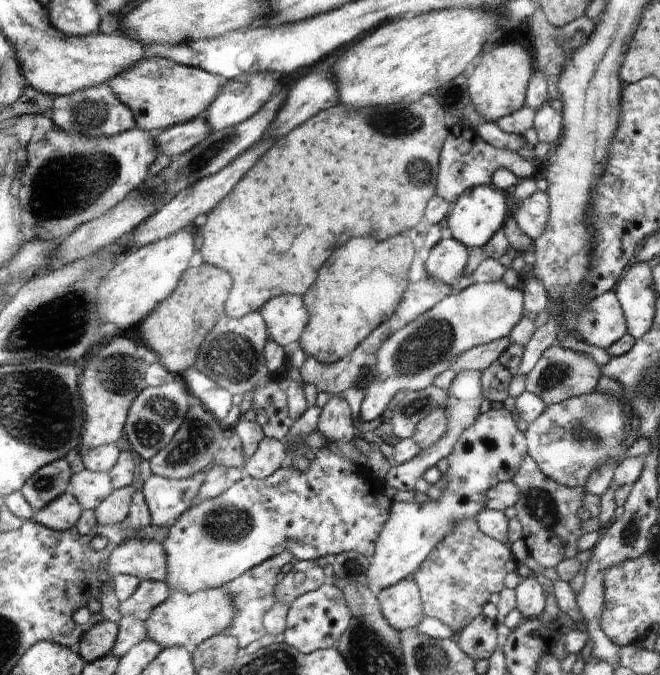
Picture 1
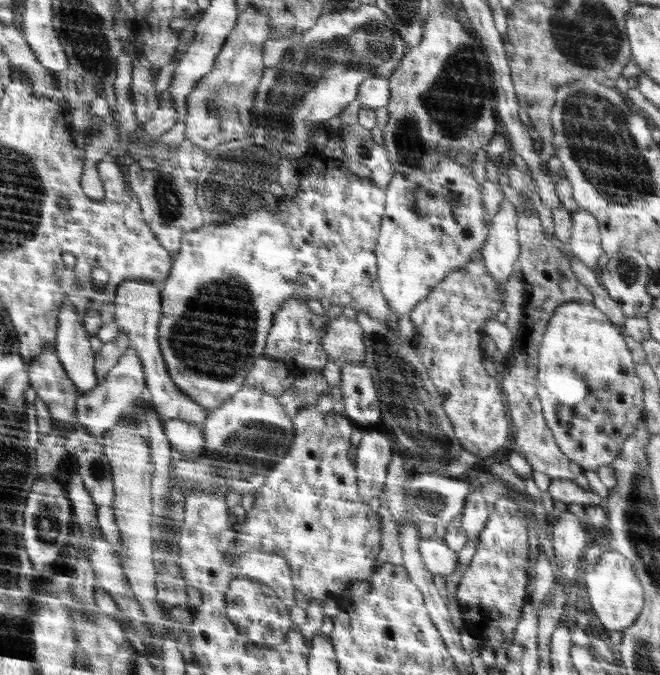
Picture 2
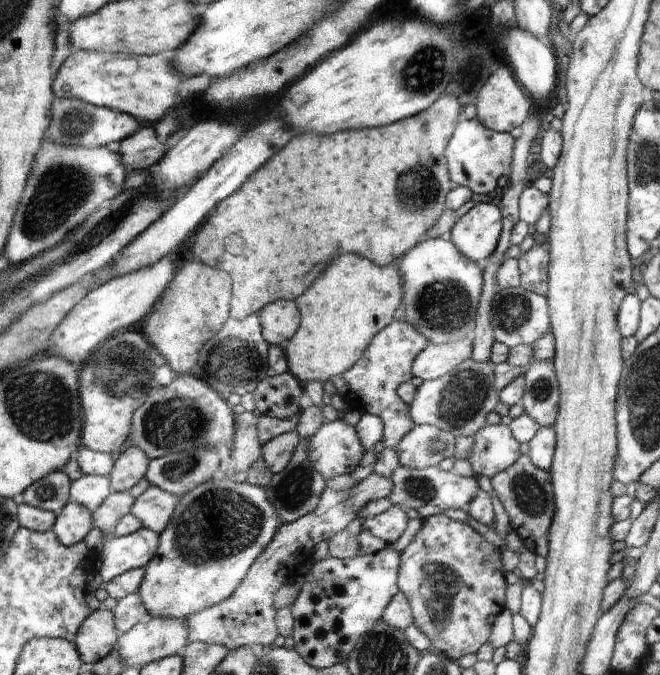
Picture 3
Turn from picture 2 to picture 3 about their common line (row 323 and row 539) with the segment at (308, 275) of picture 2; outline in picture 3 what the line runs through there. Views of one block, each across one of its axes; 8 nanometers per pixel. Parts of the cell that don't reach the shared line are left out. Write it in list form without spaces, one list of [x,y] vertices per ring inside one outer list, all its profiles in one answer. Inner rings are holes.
[[[228,478],[210,480],[187,495],[182,495],[169,527],[159,534],[156,556],[144,568],[145,576],[138,593],[146,611],[151,617],[189,618],[226,601],[281,526],[281,518],[274,511],[265,488],[250,485],[246,481],[238,484]],[[397,505],[374,518],[364,520],[363,530],[386,544],[395,544],[407,527],[409,519]]]

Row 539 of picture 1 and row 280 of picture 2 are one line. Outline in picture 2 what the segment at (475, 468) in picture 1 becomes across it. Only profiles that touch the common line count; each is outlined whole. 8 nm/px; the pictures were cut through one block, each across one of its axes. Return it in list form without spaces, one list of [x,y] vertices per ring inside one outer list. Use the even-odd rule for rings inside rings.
[[[448,158],[438,162],[434,174],[394,172],[386,190],[386,202],[390,202],[390,210],[386,210],[382,218],[375,256],[380,291],[386,297],[388,307],[396,311],[399,318],[424,301],[434,286],[444,281],[448,274],[464,269],[473,260],[475,253],[483,250],[490,234],[487,210],[483,205],[484,185],[474,179],[471,167],[448,162]]]

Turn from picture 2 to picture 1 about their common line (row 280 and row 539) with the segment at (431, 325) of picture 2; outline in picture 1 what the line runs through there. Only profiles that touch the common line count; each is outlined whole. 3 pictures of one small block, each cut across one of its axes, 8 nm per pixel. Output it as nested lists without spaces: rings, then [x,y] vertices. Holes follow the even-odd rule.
[[[462,519],[453,530],[438,543],[428,558],[414,572],[421,599],[424,601],[425,617],[440,619],[454,632],[454,636],[484,610],[488,598],[504,588],[506,562],[512,558],[506,543],[486,536],[474,519]]]

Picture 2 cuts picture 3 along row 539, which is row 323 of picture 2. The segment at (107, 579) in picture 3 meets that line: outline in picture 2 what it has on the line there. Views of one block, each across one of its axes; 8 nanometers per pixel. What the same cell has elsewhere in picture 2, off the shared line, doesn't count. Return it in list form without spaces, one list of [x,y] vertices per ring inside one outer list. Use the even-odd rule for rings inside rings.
[[[124,280],[117,286],[117,292],[114,294],[114,310],[116,310],[115,322],[104,324],[99,330],[98,337],[104,342],[110,342],[118,337],[118,333],[124,331],[128,333],[128,347],[136,349],[142,367],[146,374],[146,389],[142,392],[142,401],[147,409],[156,410],[162,418],[176,418],[176,420],[186,420],[186,422],[196,422],[204,424],[206,416],[211,409],[204,408],[198,404],[192,397],[186,396],[186,393],[176,387],[172,381],[166,361],[160,351],[158,338],[159,321],[162,316],[161,291],[158,288],[156,280]]]

